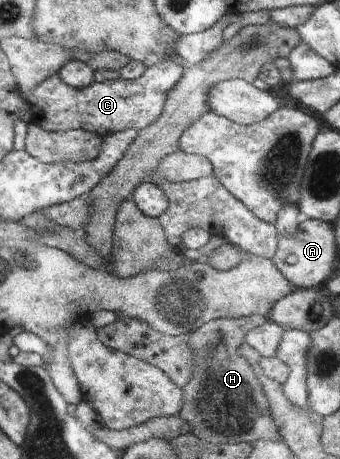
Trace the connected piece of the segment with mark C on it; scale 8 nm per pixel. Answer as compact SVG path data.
M171 57L167 62L161 60L153 66L146 67L145 72L135 80L125 80L120 77L103 82L94 81L87 88L78 90L73 86L67 86L55 72L35 86L31 96L27 98L31 106L30 122L44 127L47 131L92 130L103 138L108 133L119 132L125 128L141 130L151 122L155 122L163 112L165 98L181 80L184 65L179 57Z

